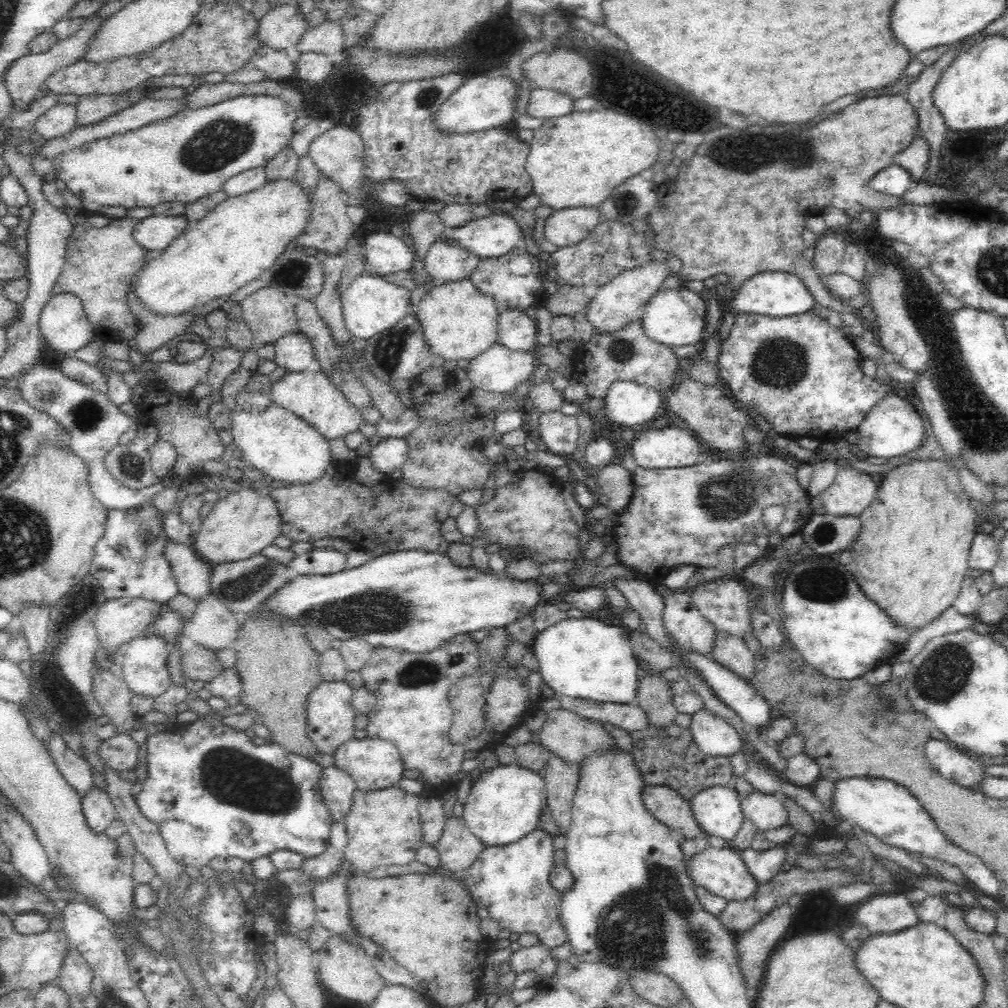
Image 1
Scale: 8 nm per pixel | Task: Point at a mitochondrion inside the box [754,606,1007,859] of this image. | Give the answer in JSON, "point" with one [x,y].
{"point":[942,674]}

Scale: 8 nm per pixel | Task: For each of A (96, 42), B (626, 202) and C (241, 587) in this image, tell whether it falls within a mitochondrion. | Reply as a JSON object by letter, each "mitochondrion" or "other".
{"A":"other","B":"mitochondrion","C":"mitochondrion"}

